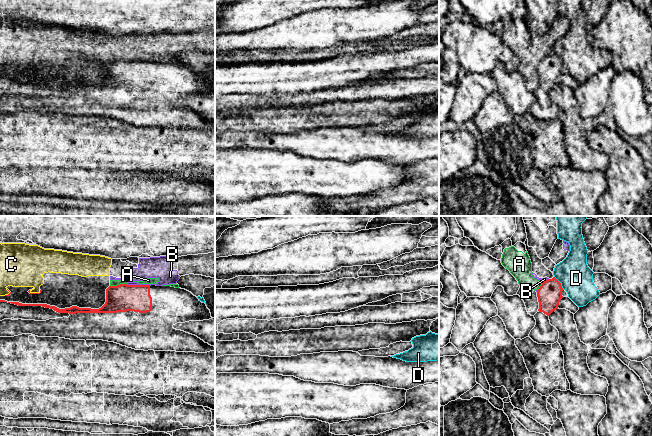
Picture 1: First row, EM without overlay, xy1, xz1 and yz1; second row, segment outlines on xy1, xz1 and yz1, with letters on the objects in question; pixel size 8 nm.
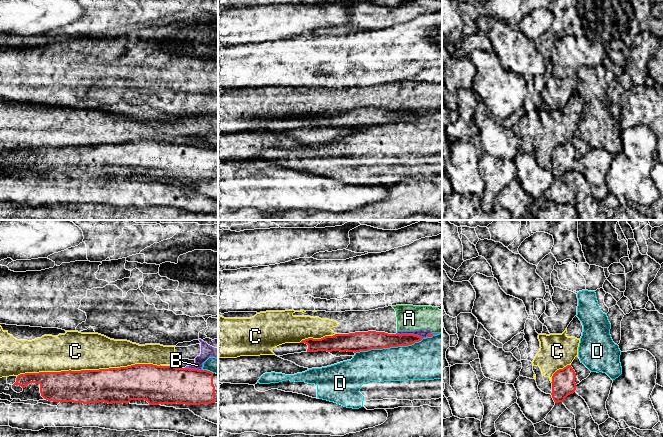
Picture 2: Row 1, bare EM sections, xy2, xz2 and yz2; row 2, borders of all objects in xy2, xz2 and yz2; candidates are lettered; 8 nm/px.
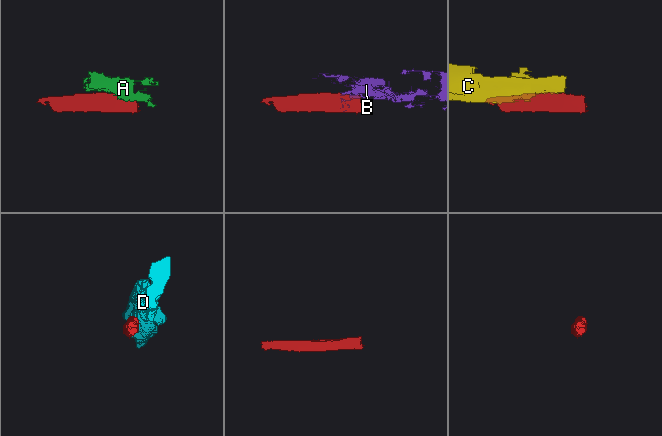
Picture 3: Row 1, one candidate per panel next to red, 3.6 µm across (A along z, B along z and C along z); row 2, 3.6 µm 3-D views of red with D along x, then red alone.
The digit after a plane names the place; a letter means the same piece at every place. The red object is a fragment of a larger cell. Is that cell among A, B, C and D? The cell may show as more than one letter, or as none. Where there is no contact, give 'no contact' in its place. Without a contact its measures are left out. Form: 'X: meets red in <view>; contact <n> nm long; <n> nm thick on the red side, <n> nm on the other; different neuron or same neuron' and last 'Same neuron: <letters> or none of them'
A: meets red in xy1; contact 140 nm long; 220 nm thick on the red side, 50 nm on the other; different neuron
B: meets red in xz2; contact 220 nm long; 140 nm thick on the red side, 70 nm on the other; different neuron
C: meets red in xy2; contact 1150 nm long; 280 nm thick on the red side, 320 nm on the other; different neuron
D: meets red in xz2; contact 550 nm long; 160 nm thick on the red side, 280 nm on the other; different neuron
Same neuron: none of them

